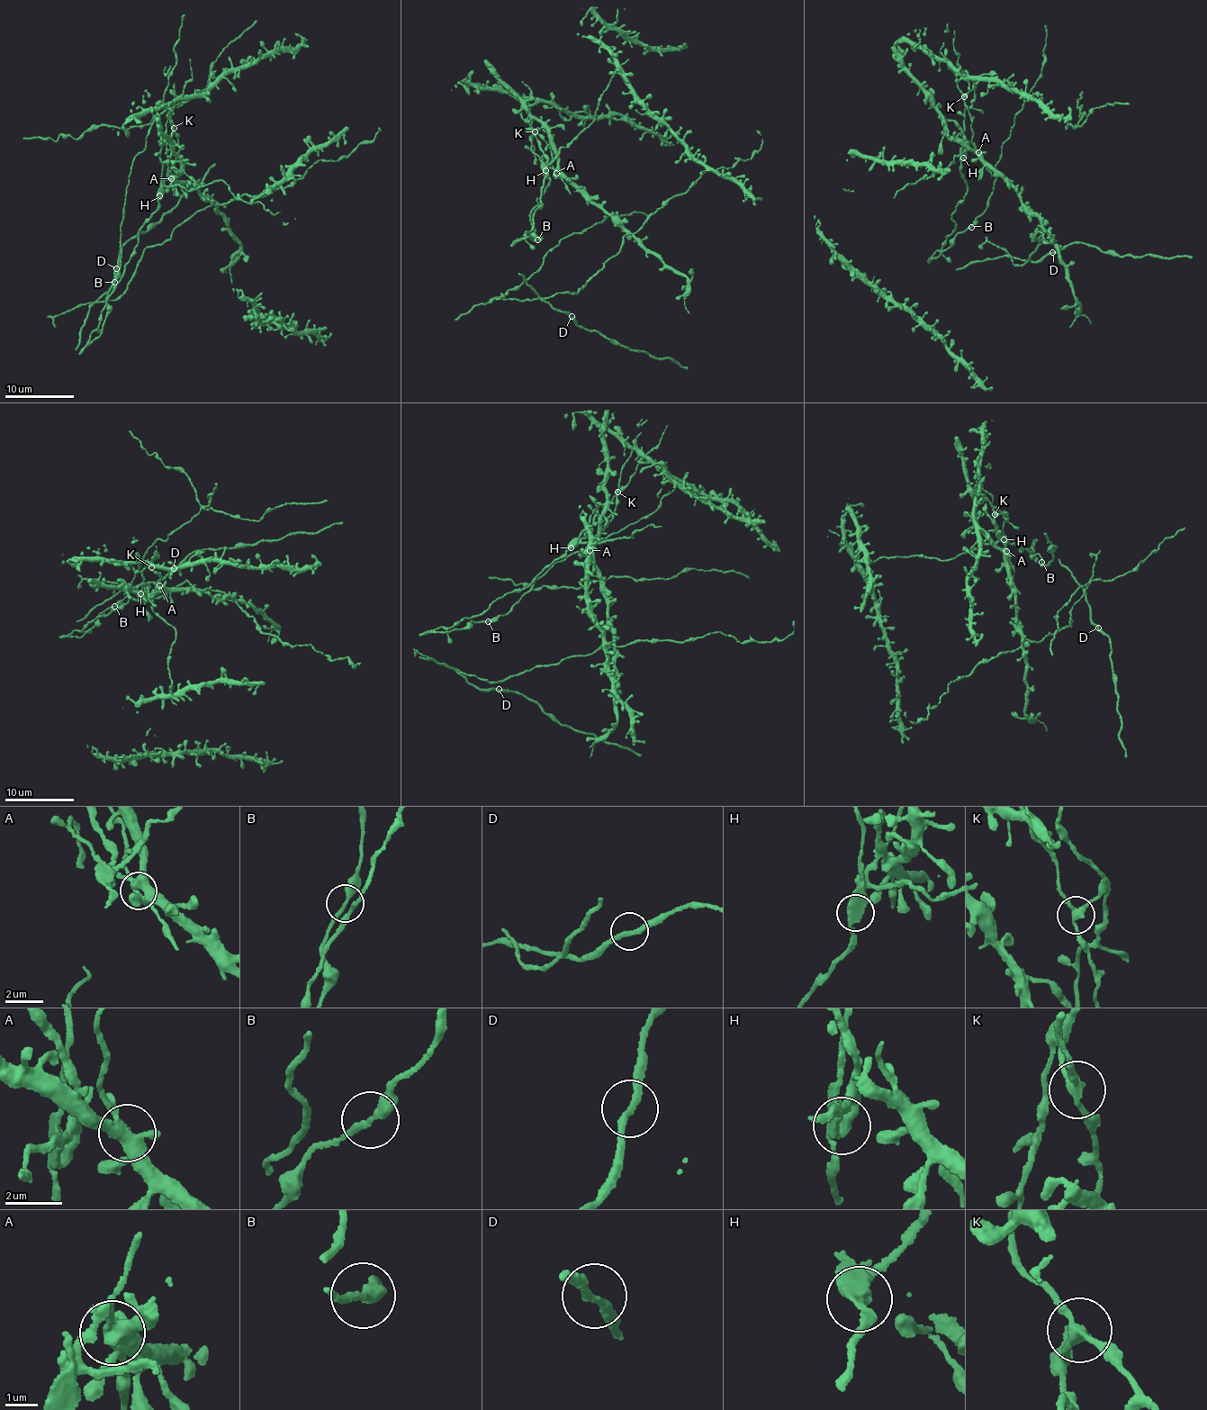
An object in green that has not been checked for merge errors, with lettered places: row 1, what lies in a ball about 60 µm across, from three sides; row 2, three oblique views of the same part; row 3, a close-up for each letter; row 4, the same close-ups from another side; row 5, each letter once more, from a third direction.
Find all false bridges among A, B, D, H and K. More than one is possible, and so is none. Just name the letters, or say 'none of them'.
A, H, K

